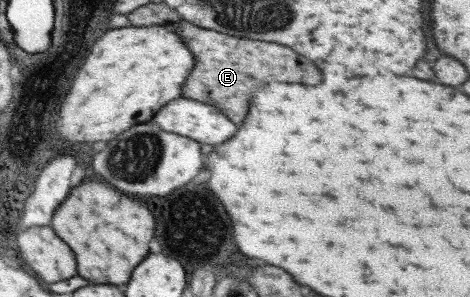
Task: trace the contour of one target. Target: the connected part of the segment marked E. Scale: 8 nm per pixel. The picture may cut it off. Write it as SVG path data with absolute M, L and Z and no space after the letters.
M177 20L175 32L183 38L185 46L195 56L195 68L189 74L189 80L185 82L181 94L183 98L199 100L203 104L211 104L233 122L241 124L247 112L249 96L255 88L261 88L267 82L297 82L297 84L319 84L321 74L315 64L309 60L303 60L303 56L291 52L289 48L283 48L279 44L267 44L259 40L245 40L245 38L233 38L223 36L213 30L203 30L197 26L191 26L187 22Z

